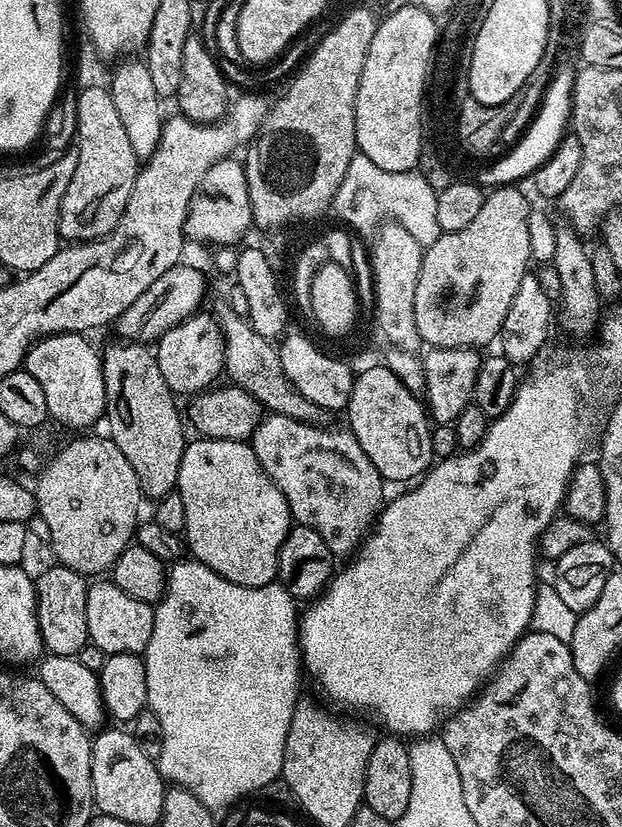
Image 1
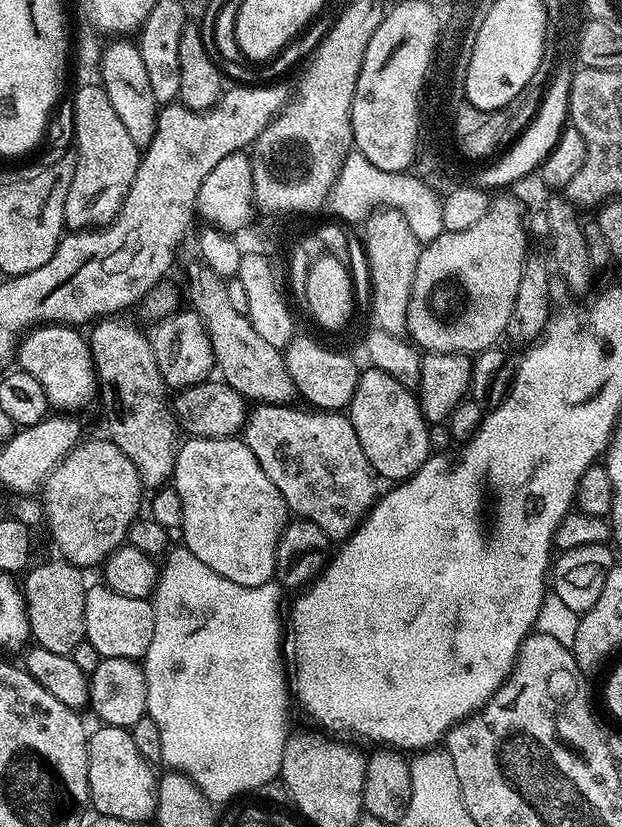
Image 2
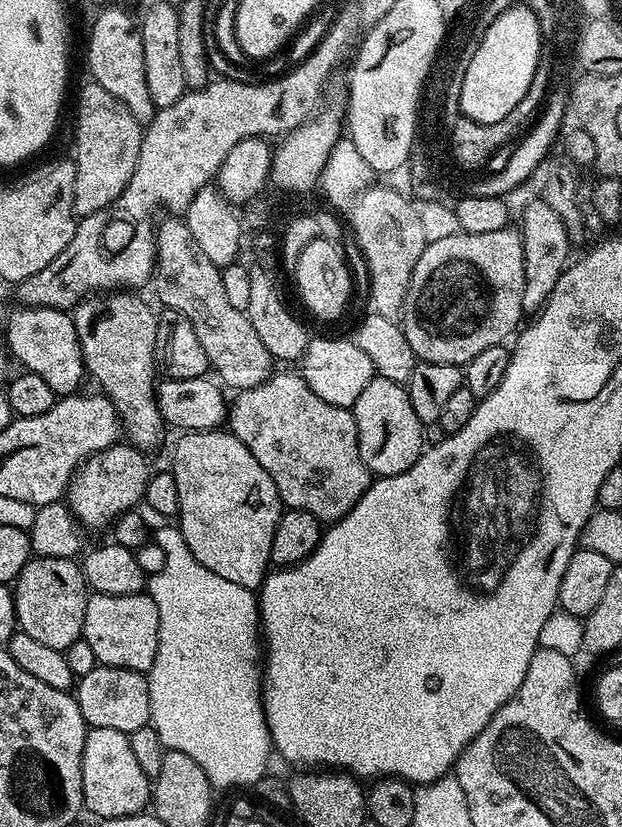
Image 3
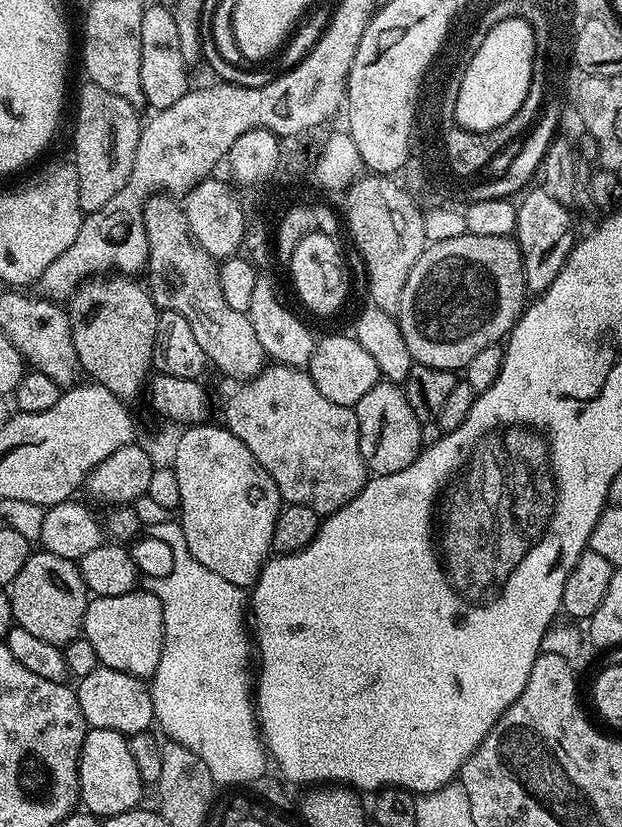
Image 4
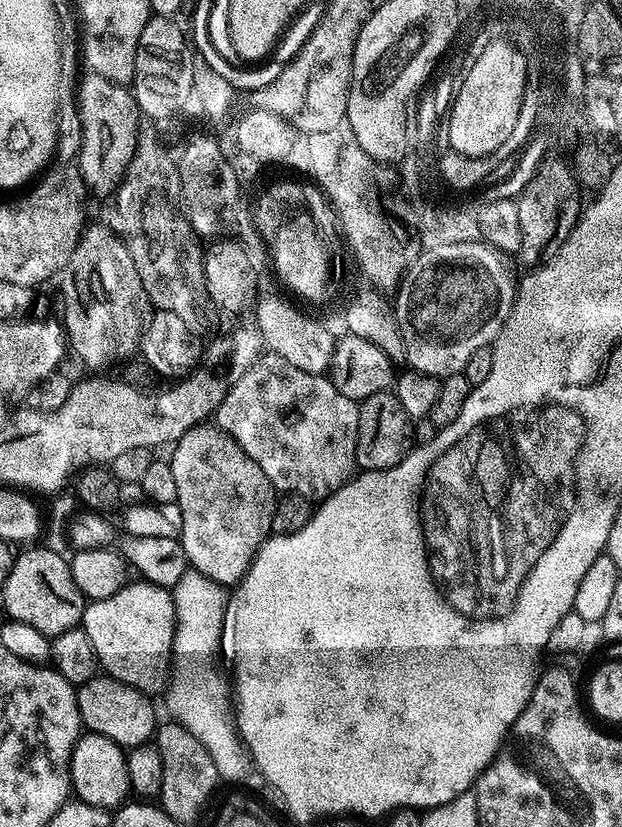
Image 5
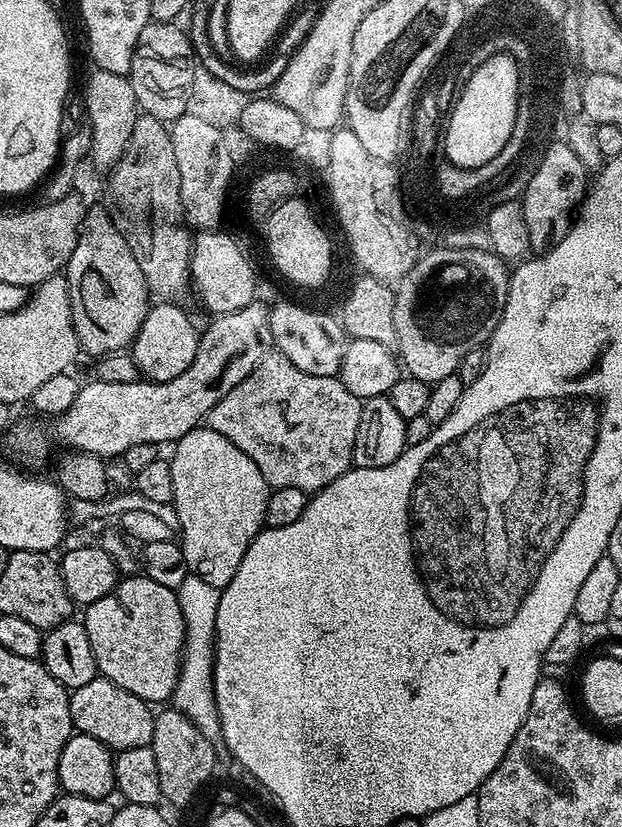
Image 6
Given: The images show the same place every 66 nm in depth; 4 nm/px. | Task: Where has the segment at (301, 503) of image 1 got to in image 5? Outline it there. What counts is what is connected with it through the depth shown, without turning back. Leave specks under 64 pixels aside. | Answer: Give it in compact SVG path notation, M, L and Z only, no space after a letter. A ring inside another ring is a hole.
M265 351L238 378L238 382L222 398L214 417L215 427L221 428L270 478L277 493L301 496L313 502L325 500L346 481L357 475L356 447L358 446L358 418L360 405L346 398L332 384L327 375L298 370L278 354Z

